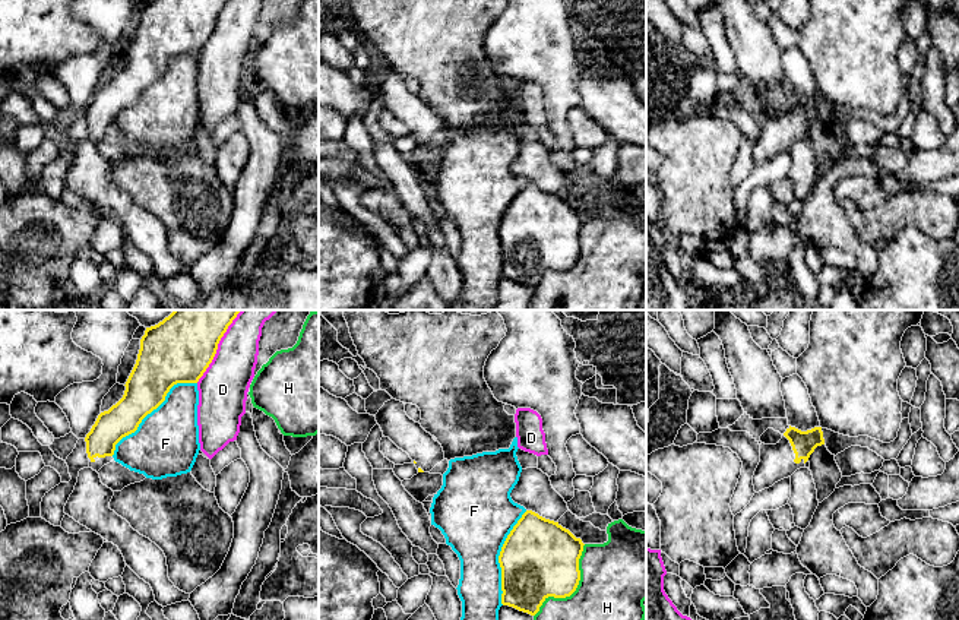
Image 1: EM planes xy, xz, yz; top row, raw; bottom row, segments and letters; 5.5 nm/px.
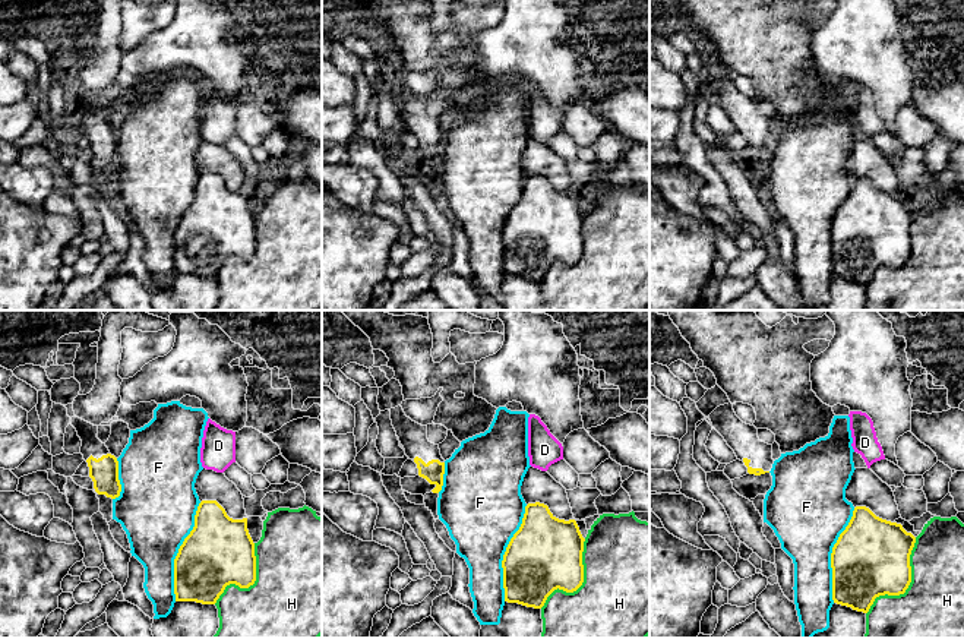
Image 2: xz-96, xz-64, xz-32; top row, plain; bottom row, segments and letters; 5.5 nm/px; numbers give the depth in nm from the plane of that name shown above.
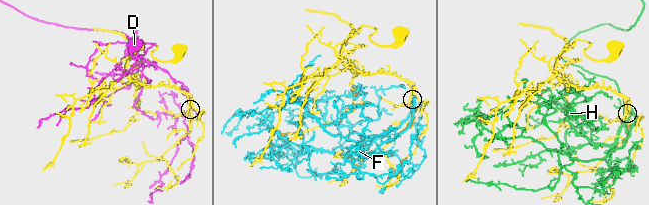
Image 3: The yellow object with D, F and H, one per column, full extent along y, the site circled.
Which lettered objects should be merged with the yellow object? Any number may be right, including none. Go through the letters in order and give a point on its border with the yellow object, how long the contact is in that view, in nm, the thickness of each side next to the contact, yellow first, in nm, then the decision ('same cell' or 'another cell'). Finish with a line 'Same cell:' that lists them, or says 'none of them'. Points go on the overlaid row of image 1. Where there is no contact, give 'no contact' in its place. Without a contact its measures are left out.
D: contact xy (217, 347); length 480 nm; calibres 360 and 280 nm; another cell
F: contact xy (151, 411); length 600 nm; calibres 260 and 360 nm; another cell
H: contact xz (575, 590); length 480 nm; calibres 420 and 400 nm; another cell
Same cell: none of them

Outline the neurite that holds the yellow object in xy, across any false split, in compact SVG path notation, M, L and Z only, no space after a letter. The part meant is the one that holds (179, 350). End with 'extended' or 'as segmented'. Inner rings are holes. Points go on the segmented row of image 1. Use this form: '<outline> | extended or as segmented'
M174 310L140 339L123 398L98 415L86 434L89 468L113 462L115 445L134 433L177 383L197 383L241 310Z | extended

